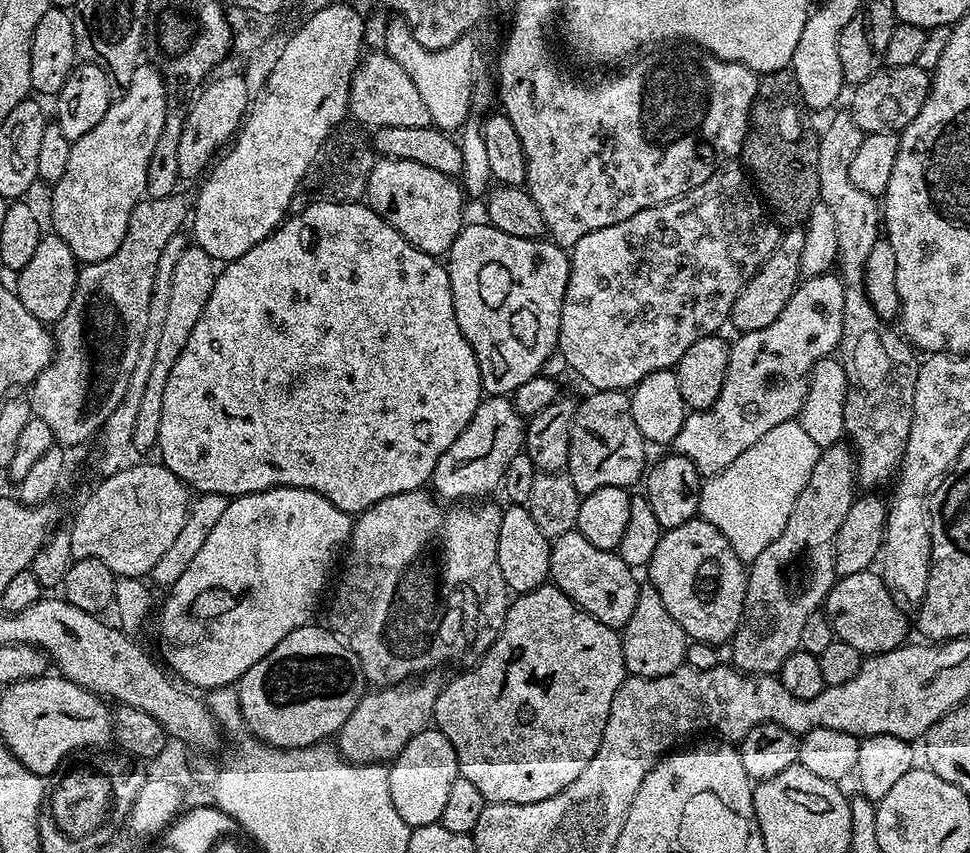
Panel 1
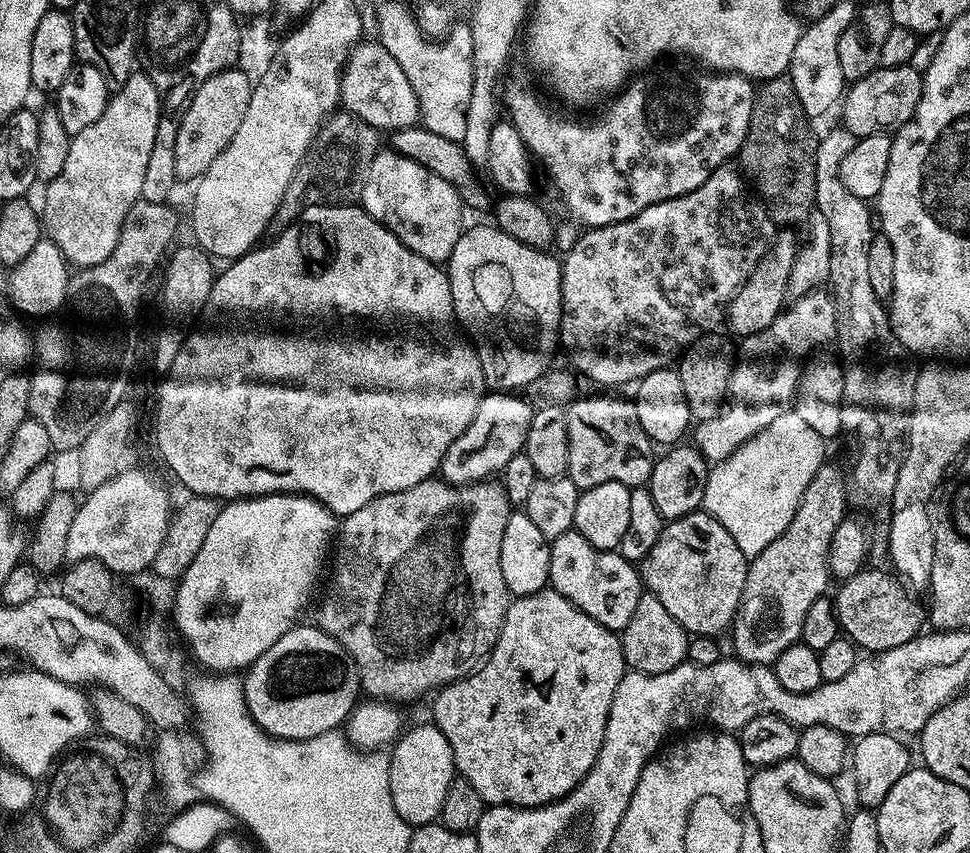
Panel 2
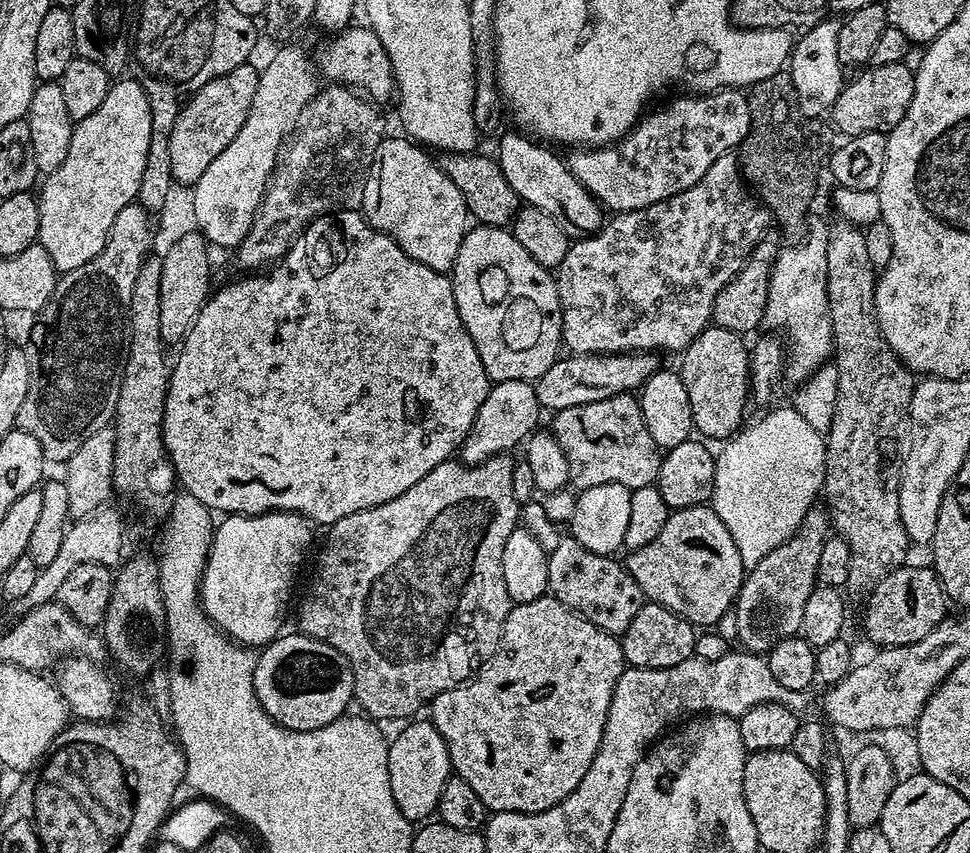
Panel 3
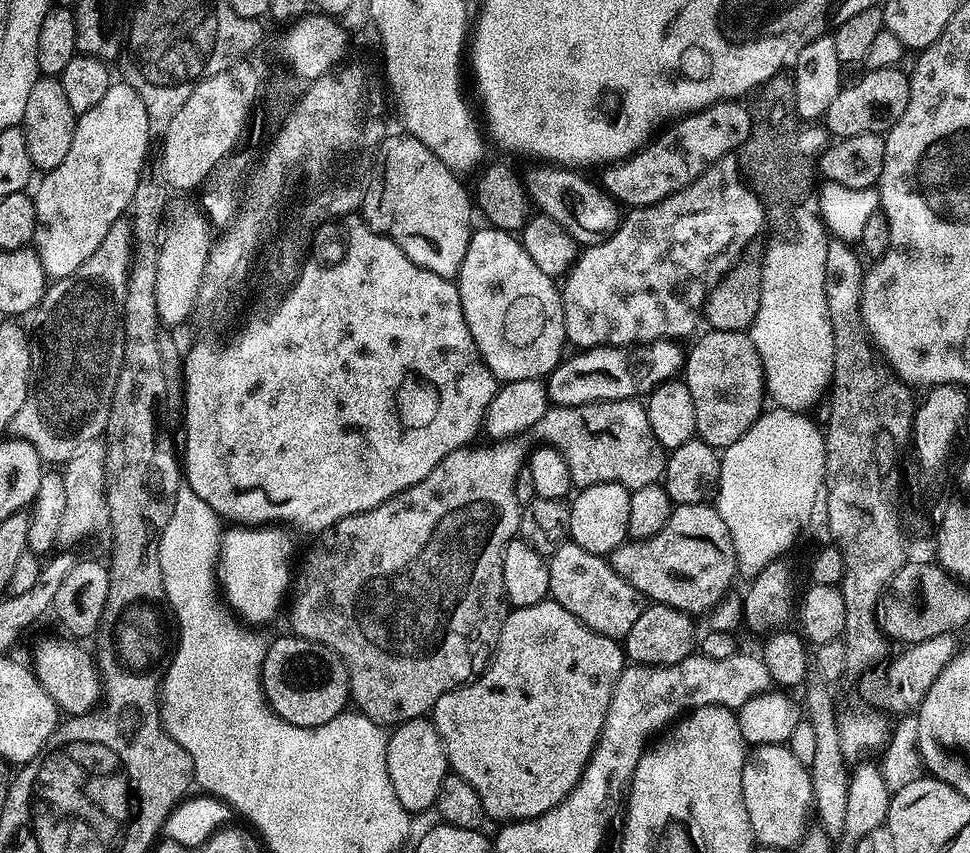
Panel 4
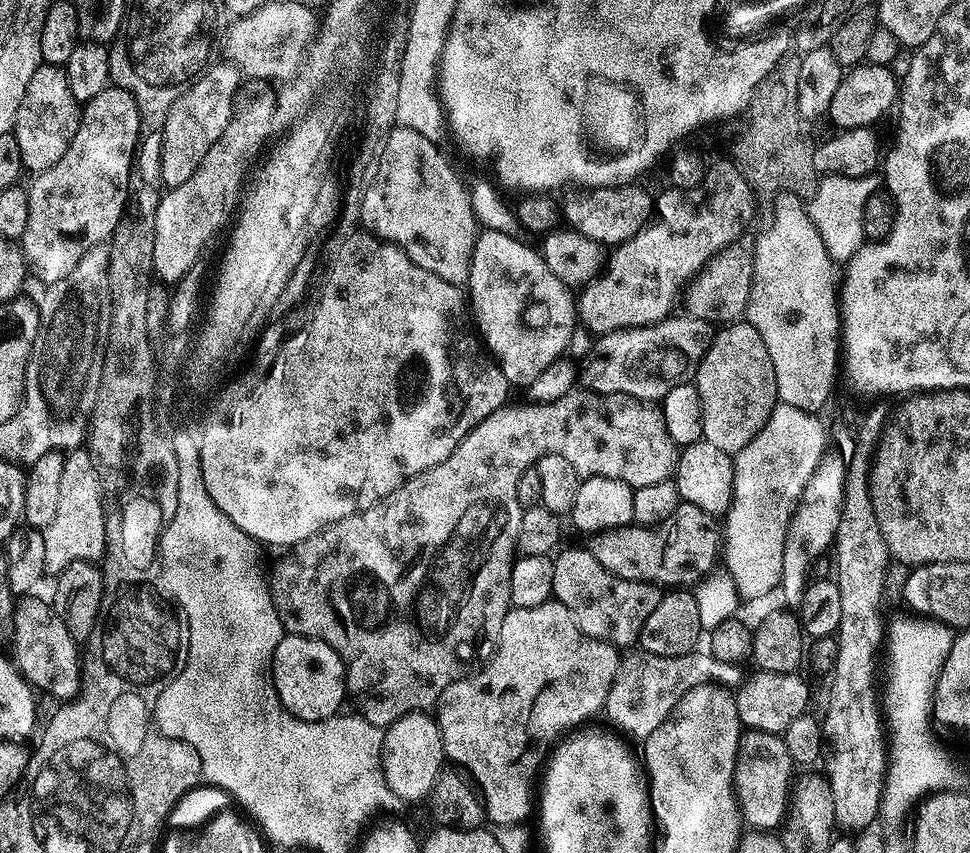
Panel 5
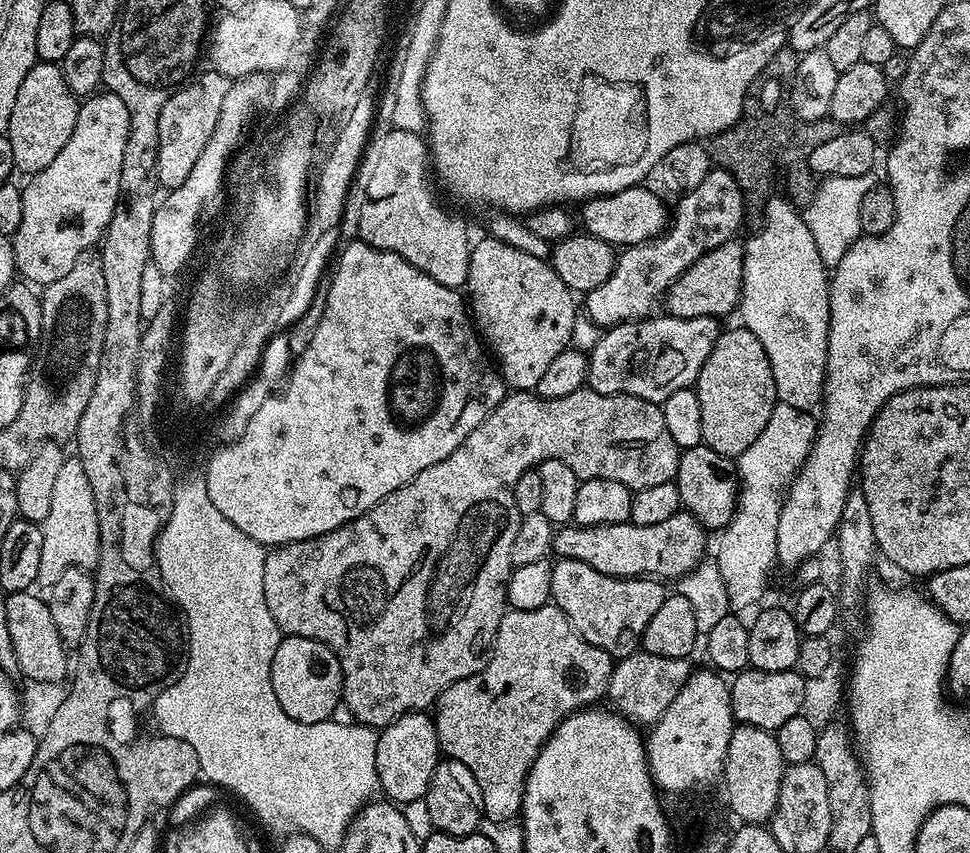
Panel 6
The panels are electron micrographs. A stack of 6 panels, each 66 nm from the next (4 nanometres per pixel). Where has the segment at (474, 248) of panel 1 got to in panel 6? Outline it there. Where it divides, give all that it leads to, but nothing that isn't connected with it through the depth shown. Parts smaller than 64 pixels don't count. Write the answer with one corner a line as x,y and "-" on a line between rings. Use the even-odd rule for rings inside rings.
487,239
477,244
475,241
468,257
466,296
470,301
470,316
491,355
493,352
500,359
498,371
505,385
512,390
535,390
538,382
542,382
542,374
546,374
550,362
554,362
554,358
558,358
558,354
562,354
572,344
572,331
578,315
576,304
572,301
574,293
565,286
562,278
558,278
548,260
534,258
534,254
516,250
502,240

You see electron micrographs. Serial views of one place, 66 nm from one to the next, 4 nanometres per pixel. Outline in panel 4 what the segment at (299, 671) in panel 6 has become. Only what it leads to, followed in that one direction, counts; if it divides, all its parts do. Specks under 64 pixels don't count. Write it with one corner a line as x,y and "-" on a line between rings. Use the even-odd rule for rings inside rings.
285,634
268,645
260,681
268,705
286,722
303,728
322,726
350,704
348,671
337,652
326,646

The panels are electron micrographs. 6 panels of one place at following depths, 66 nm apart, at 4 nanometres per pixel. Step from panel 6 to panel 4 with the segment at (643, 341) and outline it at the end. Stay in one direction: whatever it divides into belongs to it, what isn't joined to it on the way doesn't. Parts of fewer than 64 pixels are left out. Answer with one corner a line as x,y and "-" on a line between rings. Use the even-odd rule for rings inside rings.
652,340
648,344
605,344
603,348
586,348
577,351
577,356
569,355
561,359
553,372
548,373
548,398
553,405
565,408
566,406
582,406
593,404
599,400
634,400
647,397
659,384
679,377
686,359
685,349
679,348
676,340

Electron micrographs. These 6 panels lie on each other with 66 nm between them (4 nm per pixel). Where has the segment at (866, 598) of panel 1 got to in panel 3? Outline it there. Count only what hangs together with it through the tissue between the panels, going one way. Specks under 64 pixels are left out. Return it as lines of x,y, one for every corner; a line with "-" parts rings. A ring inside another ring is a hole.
901,566
882,578
867,593
868,605
864,608
864,624
868,627
867,639
877,646
897,648
903,644
913,644
938,625
945,623
944,604
946,593
944,583
931,567
908,568

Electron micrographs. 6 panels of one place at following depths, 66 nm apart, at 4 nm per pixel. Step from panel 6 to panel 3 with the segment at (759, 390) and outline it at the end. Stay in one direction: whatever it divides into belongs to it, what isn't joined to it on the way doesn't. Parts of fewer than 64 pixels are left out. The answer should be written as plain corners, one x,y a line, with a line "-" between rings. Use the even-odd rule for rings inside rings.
709,326
698,334
698,338
694,338
689,348
683,349
684,361
678,365
678,371
684,380
686,394
690,394
692,426
697,433
701,432
699,433
701,437
709,436
704,437
709,441
727,441
741,431
745,423
744,407
748,404
748,396
750,400
750,348
744,345
744,340
745,337
739,332

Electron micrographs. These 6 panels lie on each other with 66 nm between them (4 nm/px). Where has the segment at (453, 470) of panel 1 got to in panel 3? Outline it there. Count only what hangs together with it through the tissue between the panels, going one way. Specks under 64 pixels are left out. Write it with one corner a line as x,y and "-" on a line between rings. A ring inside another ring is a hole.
502,380
493,383
488,389
488,397
482,402
478,414
472,423
472,429
468,431
468,437
458,449
458,456
463,463
469,466
475,466
487,460
490,456
499,456
501,454
511,453
515,444
523,445
533,432
537,431
542,409
536,393
535,383
527,380

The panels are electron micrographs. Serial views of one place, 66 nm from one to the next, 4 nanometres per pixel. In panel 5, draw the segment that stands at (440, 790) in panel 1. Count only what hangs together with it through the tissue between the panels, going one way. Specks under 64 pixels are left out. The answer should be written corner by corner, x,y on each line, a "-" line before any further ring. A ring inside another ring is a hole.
427,711
411,712
398,718
398,722
388,725
383,729
383,733
380,761
384,781
388,783
390,790
394,790
394,794
401,802
423,801
432,792
438,774
446,764
440,727

